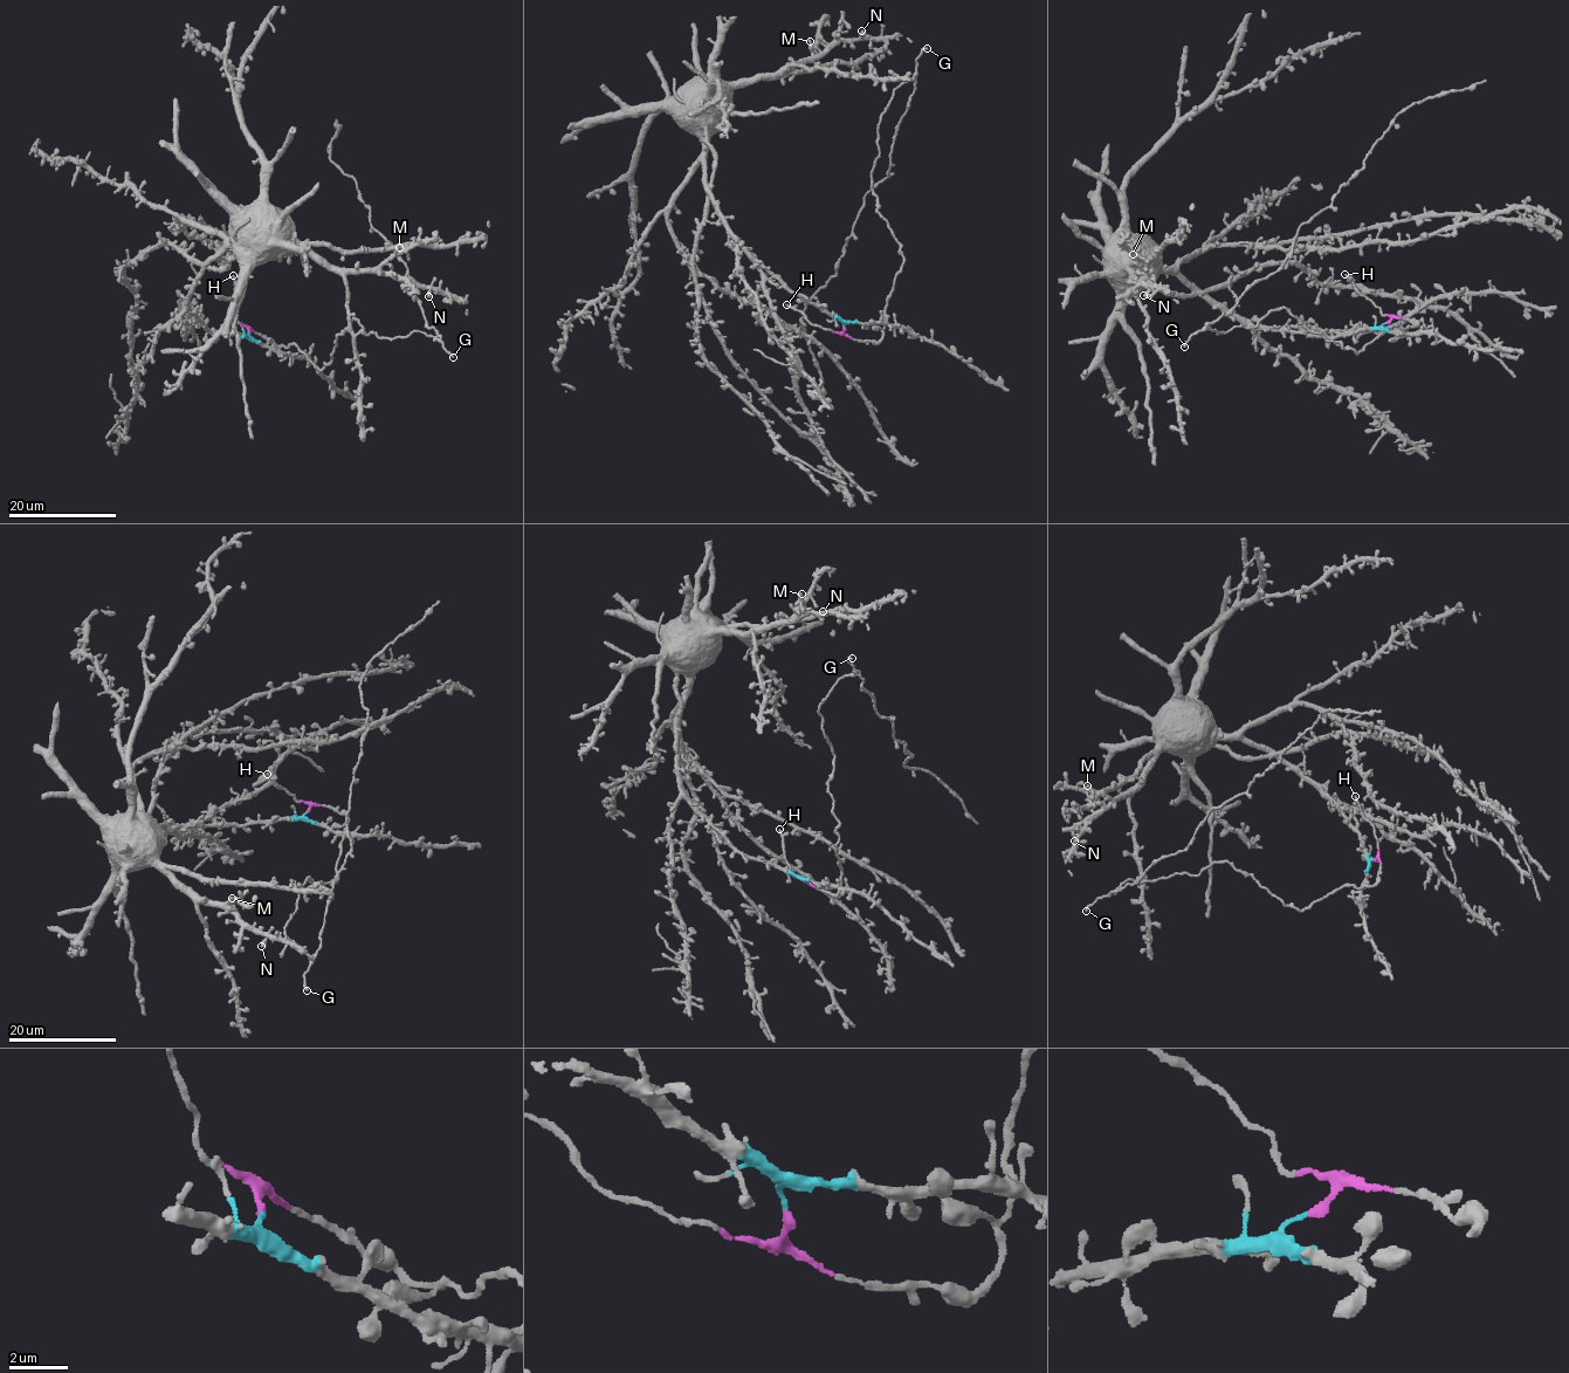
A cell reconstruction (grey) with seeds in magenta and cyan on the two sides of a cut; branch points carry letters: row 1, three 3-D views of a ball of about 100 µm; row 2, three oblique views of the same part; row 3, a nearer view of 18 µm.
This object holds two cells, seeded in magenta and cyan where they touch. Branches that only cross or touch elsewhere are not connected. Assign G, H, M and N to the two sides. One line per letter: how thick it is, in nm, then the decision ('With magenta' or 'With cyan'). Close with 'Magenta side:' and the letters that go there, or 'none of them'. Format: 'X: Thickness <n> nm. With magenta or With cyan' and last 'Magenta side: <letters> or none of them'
G: Thickness 180 nm. With magenta
H: Thickness 170 nm. With magenta
M: Thickness 240 nm. With cyan
N: Thickness 460 nm. With cyan
Magenta side: G, H

